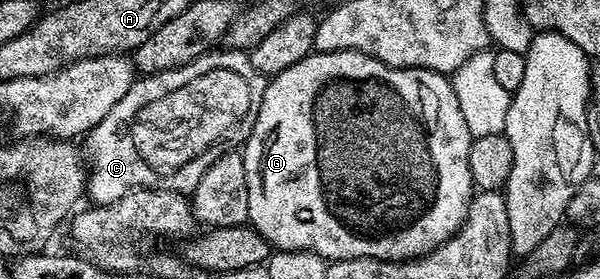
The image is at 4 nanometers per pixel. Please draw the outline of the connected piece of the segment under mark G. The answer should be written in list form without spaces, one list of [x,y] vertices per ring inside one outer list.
[[[316,51],[302,61],[298,61],[298,65],[290,65],[290,69],[282,69],[282,73],[273,75],[267,80],[262,105],[258,109],[258,117],[254,121],[254,129],[250,133],[250,137],[242,144],[242,154],[246,165],[246,189],[248,190],[248,223],[255,227],[258,233],[262,233],[262,237],[266,237],[266,241],[271,243],[276,251],[312,251],[315,255],[321,255],[329,261],[370,257],[371,259],[381,259],[387,263],[403,263],[422,255],[428,255],[434,249],[441,247],[447,239],[451,239],[453,233],[463,225],[464,219],[468,215],[468,207],[471,206],[474,198],[474,184],[470,171],[470,149],[473,138],[466,125],[466,117],[462,117],[462,109],[458,109],[458,97],[454,97],[452,80],[447,74],[417,67],[387,67],[382,61],[357,51]]]

